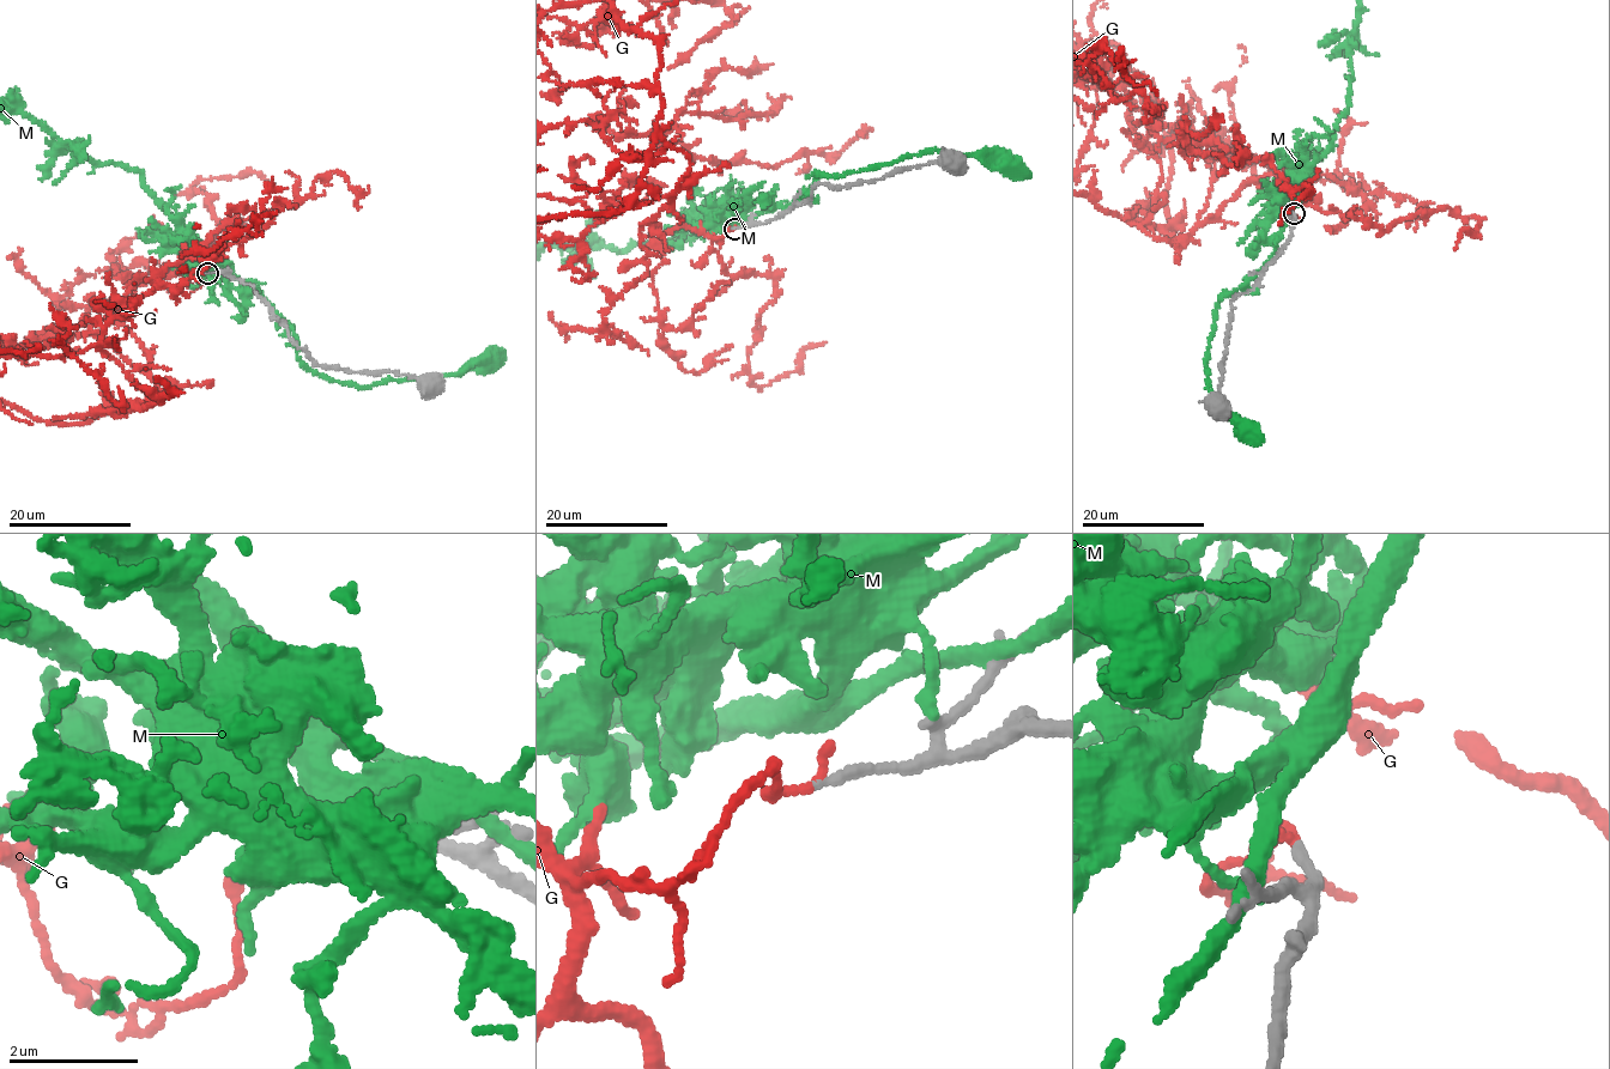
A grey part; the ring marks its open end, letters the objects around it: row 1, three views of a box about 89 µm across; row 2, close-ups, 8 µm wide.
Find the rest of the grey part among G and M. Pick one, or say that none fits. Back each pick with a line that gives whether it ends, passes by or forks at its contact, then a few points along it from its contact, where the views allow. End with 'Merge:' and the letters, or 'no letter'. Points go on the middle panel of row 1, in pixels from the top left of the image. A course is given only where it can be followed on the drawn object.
Merge: no letter

